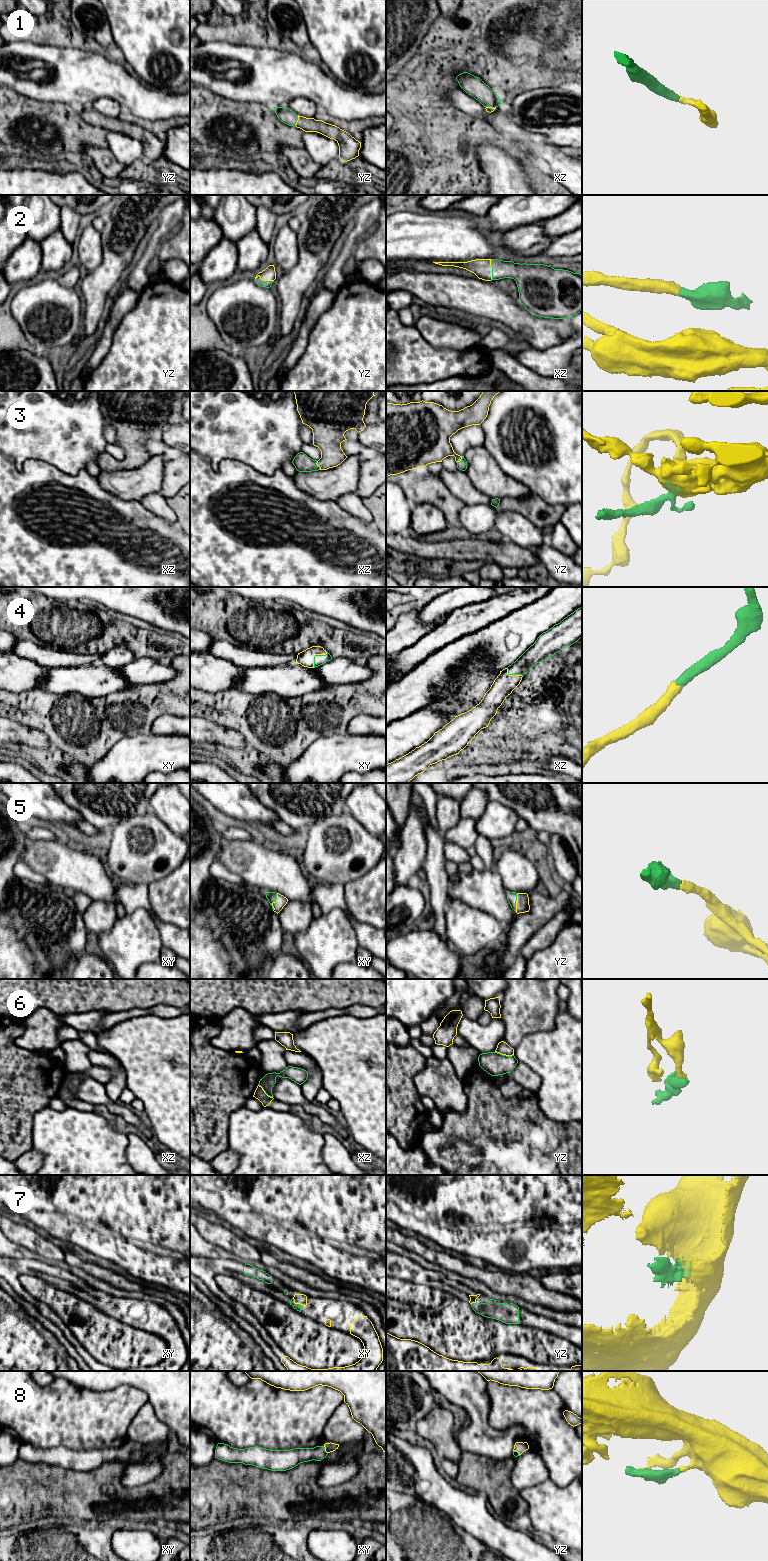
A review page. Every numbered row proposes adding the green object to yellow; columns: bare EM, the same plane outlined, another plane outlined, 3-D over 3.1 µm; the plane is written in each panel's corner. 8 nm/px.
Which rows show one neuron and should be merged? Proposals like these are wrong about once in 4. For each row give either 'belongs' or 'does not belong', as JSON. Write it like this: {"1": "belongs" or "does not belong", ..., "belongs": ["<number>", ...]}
{"1": "belongs", "2": "belongs", "3": "belongs", "4": "belongs", "5": "belongs", "6": "does not belong", "7": "belongs", "8": "belongs", "belongs": ["1", "2", "3", "4", "5", "7", "8"]}

